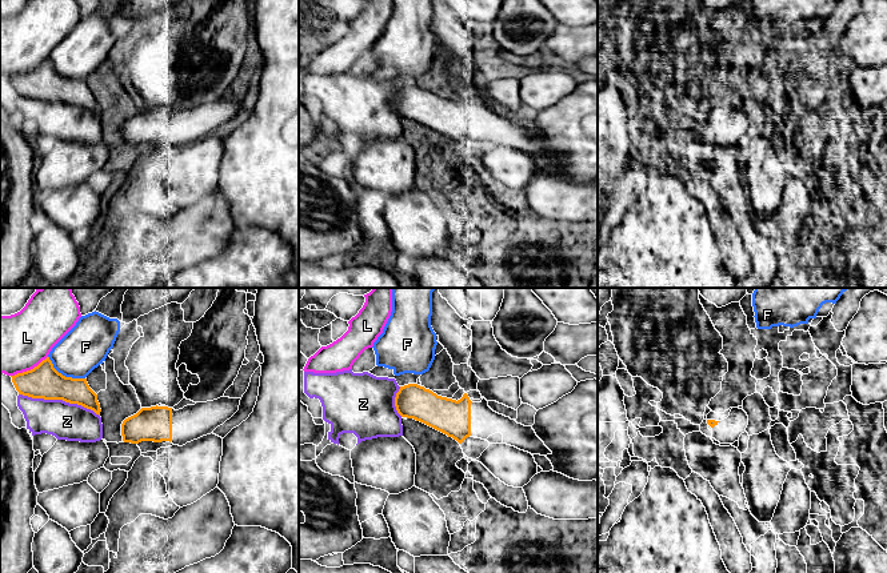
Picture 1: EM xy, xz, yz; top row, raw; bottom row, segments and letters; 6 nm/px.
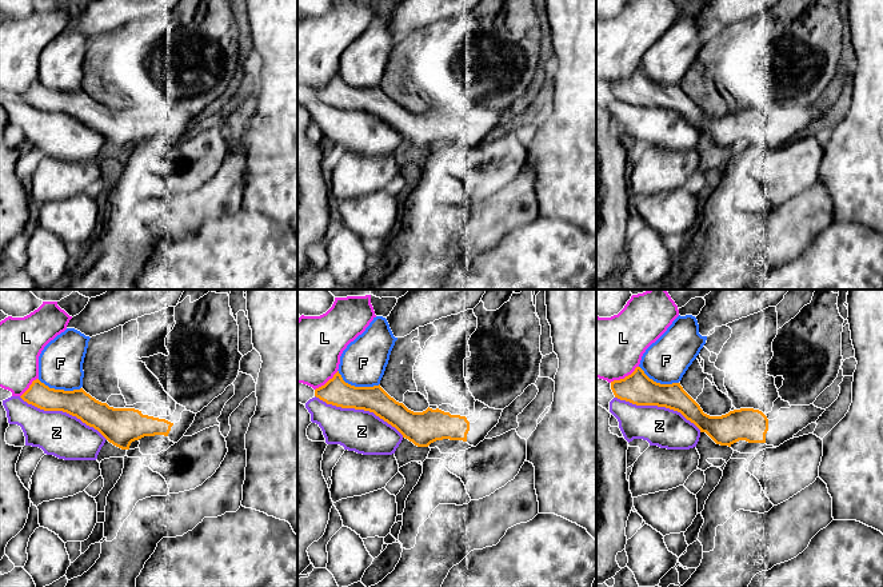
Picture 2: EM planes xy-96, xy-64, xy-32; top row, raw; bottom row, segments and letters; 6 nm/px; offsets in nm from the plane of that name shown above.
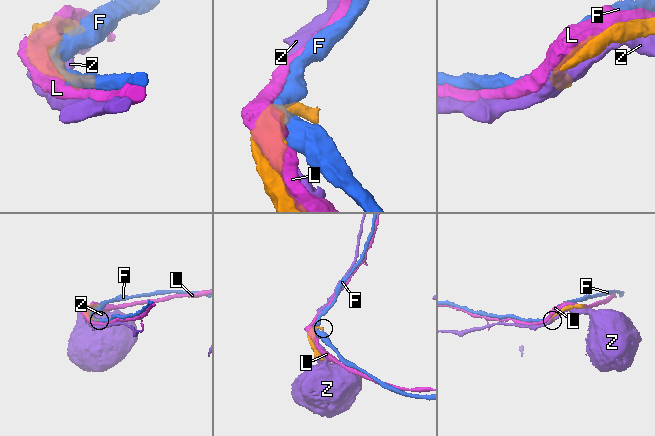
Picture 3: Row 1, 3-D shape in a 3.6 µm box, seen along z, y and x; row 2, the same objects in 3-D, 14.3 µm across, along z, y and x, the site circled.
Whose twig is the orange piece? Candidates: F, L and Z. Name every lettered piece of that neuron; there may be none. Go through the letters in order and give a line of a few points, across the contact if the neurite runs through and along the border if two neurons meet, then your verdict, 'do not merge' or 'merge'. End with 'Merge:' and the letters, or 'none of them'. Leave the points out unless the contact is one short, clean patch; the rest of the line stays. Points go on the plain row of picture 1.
F: do not merge
L: do not merge
Z: do not merge
Merge: none of them

